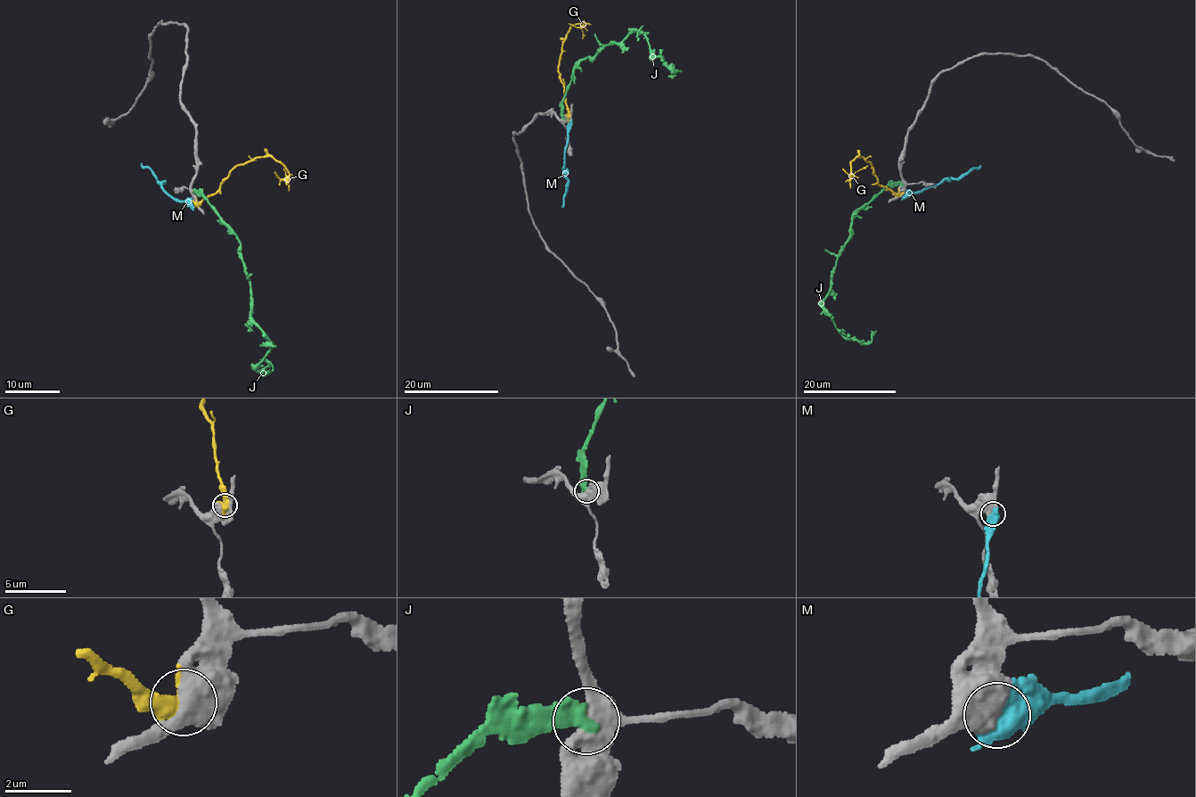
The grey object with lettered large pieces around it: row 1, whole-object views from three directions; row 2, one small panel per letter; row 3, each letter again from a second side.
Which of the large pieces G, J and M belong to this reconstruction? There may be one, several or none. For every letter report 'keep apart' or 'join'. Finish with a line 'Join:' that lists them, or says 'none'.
G: keep apart
J: keep apart
M: keep apart
Join: none

